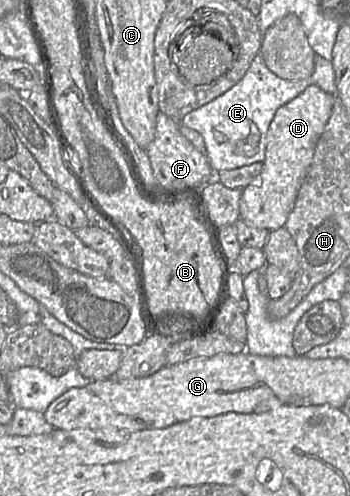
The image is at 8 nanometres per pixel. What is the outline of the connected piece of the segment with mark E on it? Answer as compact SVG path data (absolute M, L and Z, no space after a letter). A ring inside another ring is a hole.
M259 52L236 85L223 95L185 115L180 124L202 135L207 158L215 173L263 162L267 132L278 108L290 102L311 85L316 85L323 90L319 84L310 81L317 77L317 66L319 62L314 61L314 72L311 76L289 81L272 73Z

